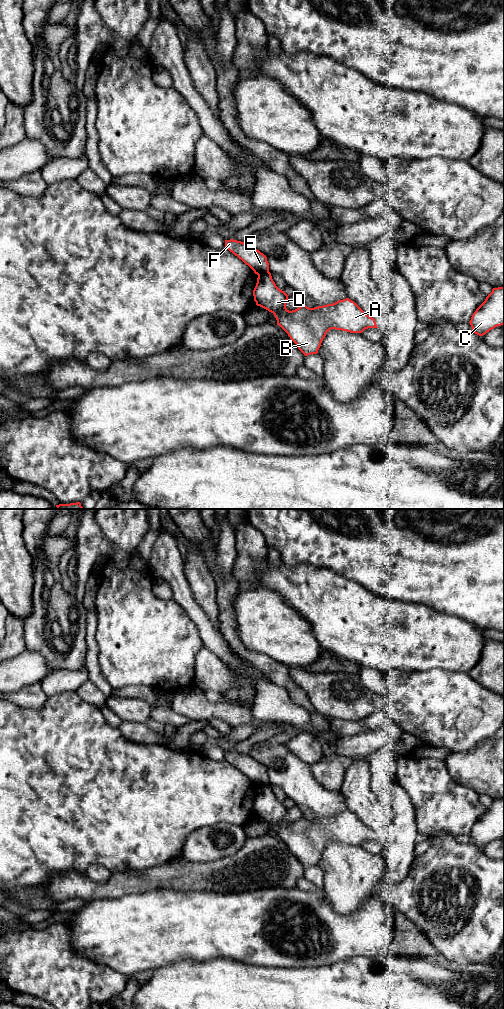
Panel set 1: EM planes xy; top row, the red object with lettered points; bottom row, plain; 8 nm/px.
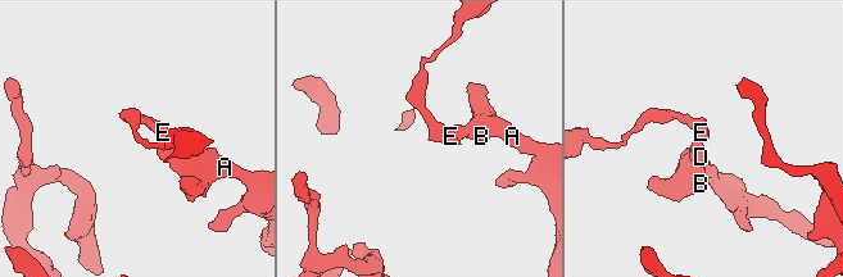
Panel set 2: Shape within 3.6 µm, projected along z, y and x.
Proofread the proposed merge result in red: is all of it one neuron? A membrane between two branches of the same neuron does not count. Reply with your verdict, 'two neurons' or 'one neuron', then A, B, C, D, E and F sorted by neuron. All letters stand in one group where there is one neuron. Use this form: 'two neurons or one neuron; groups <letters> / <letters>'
two neurons; groups A B C D / E F

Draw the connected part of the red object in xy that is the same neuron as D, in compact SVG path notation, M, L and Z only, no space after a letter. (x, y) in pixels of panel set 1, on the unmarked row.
M271 785L258 787L256 798L253 802L254 813L269 824L273 825L279 837L305 867L317 866L326 845L331 841L362 845L368 840L378 840L375 831L367 827L354 813L349 810L309 820L302 816L299 820L289 823L286 820L288 808L280 802L272 791Z

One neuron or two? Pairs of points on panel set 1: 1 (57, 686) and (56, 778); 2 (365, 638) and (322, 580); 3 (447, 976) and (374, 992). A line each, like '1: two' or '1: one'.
1: two
2: one
3: one

